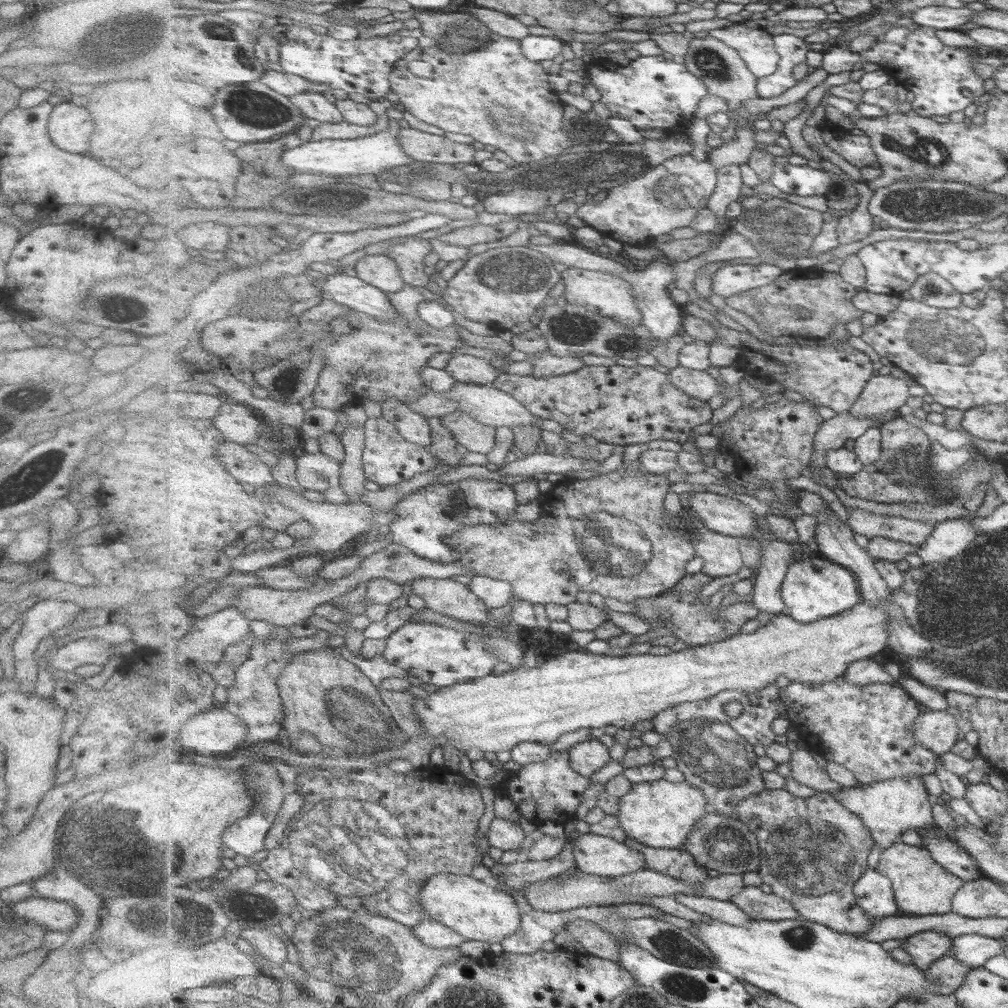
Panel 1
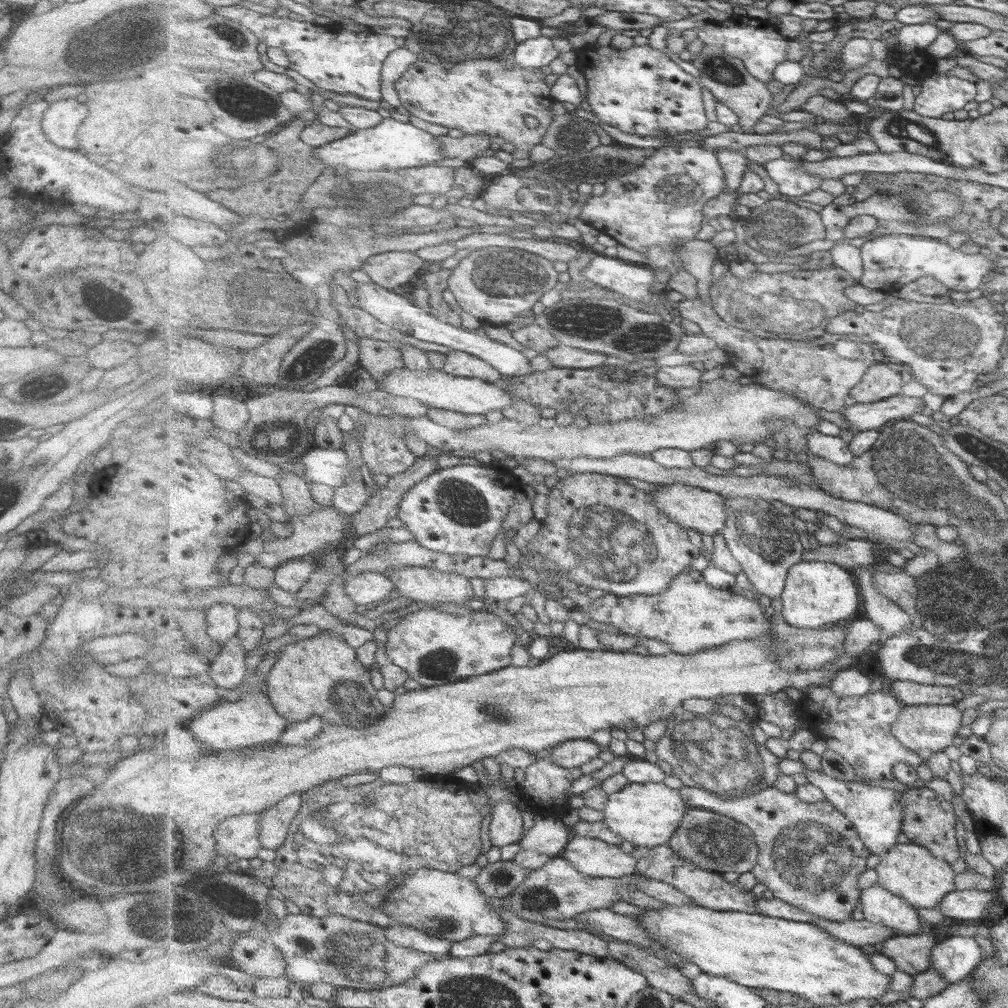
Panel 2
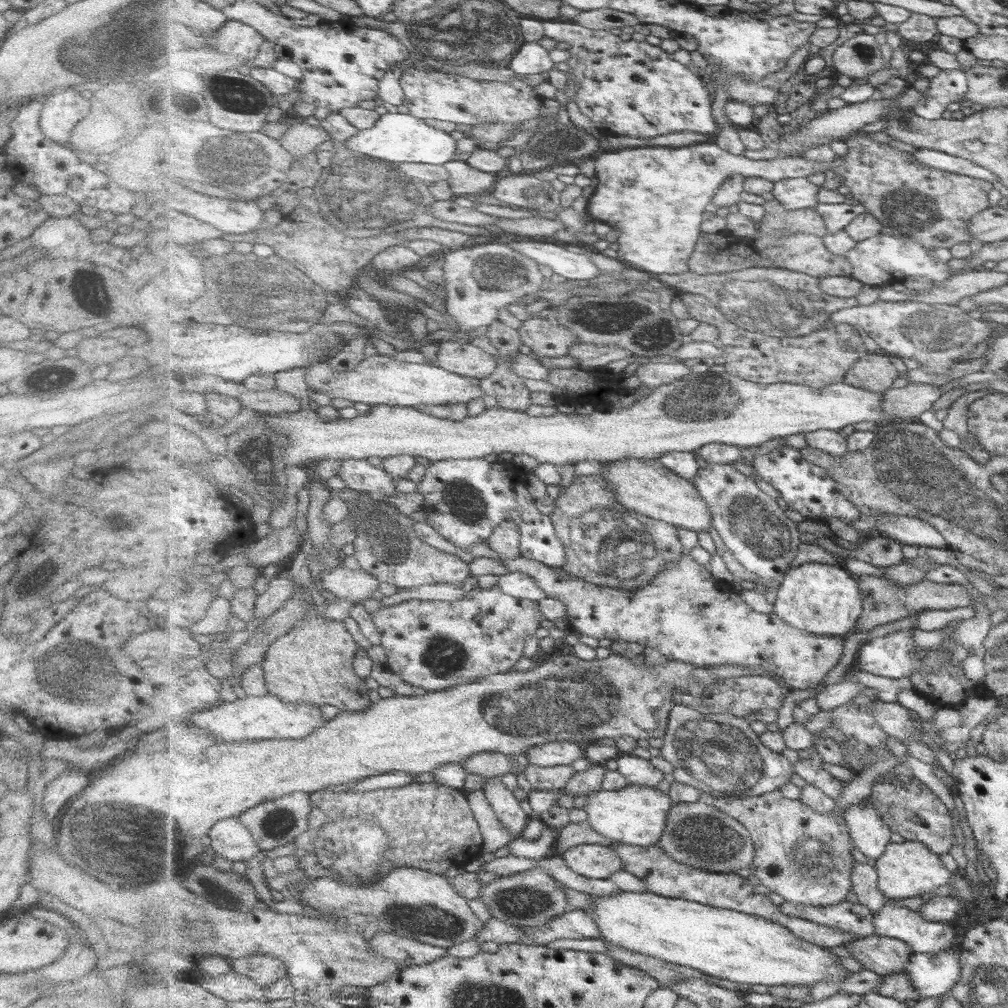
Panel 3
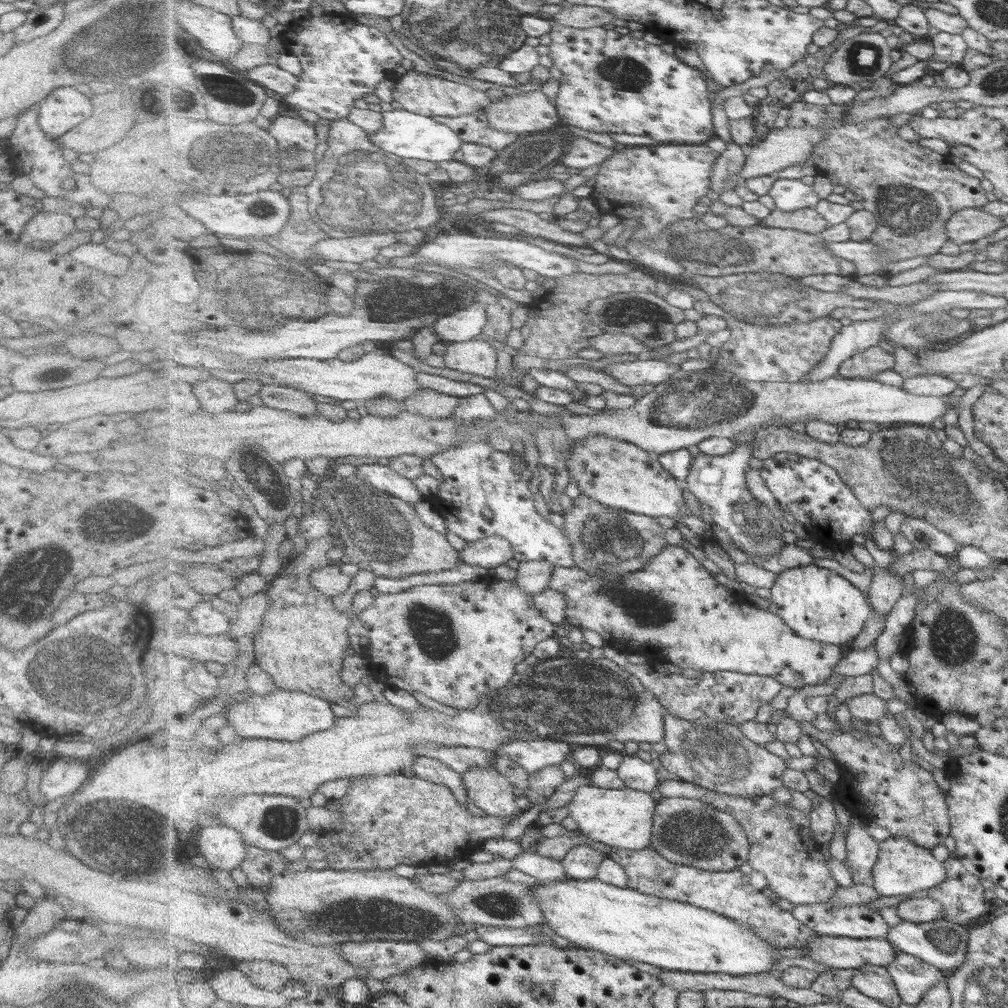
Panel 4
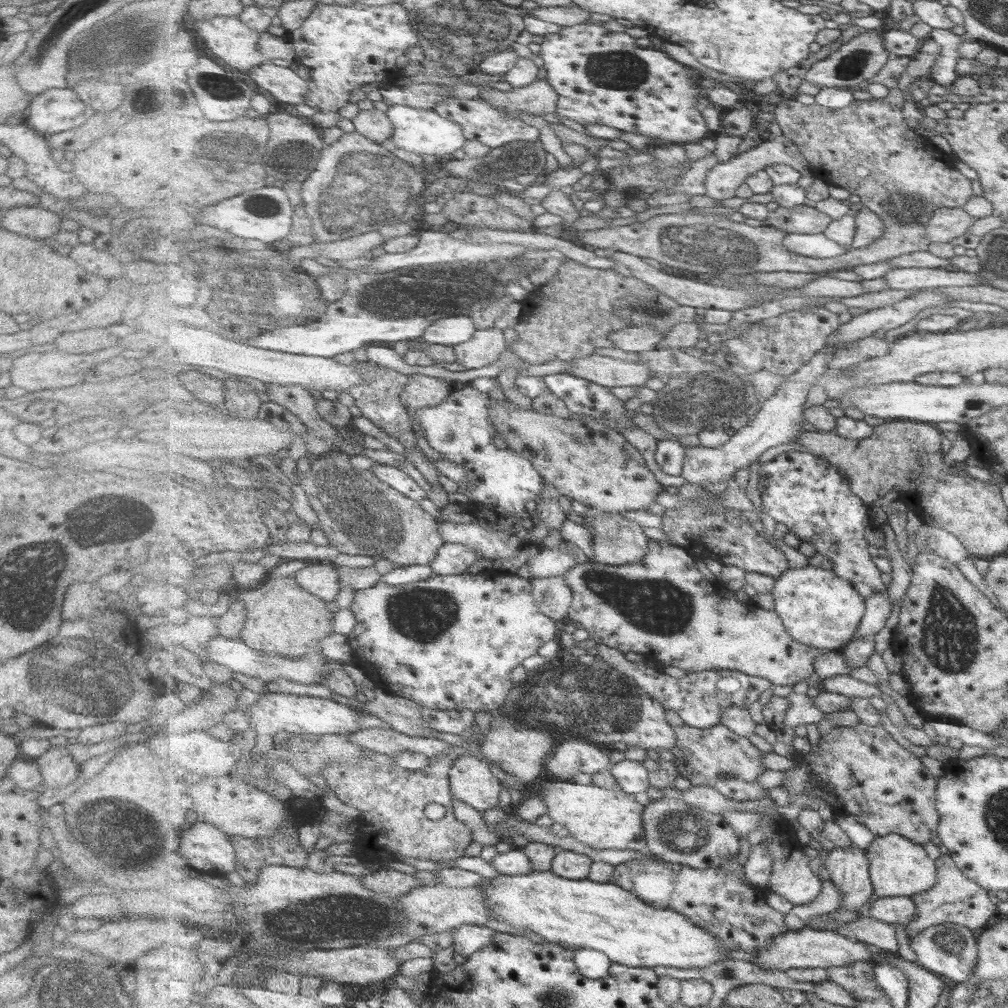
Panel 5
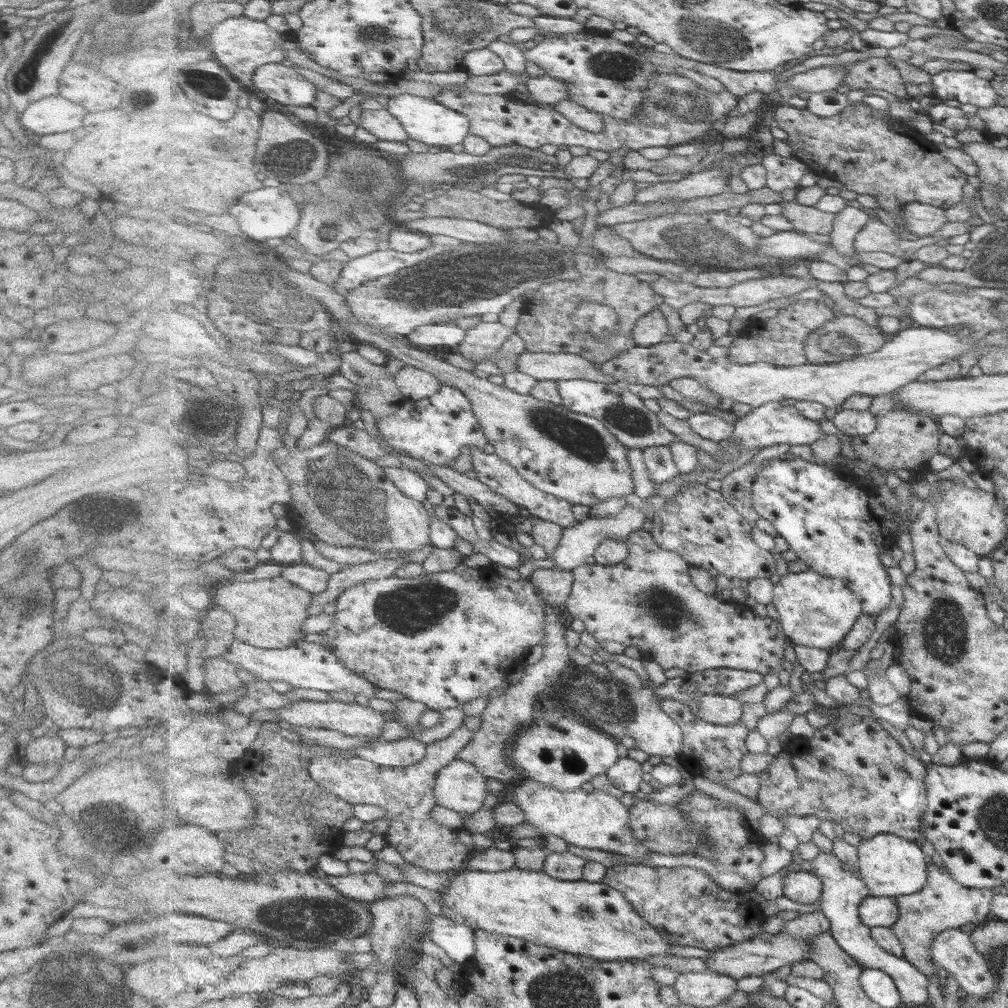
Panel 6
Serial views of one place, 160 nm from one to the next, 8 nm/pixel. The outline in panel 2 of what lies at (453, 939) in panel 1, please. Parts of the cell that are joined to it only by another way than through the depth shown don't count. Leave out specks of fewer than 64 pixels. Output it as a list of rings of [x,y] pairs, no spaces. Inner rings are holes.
[[[394,923],[387,930],[387,938],[396,942],[398,946],[413,948],[426,954],[435,954],[438,959],[449,956],[454,946],[454,942],[450,940],[438,938],[404,924]]]

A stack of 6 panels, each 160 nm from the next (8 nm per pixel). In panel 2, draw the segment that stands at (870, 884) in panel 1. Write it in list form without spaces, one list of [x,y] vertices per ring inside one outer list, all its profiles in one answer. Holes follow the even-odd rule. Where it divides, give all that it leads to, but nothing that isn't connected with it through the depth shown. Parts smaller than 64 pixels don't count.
[[[880,881],[863,891],[861,908],[867,920],[893,928],[900,935],[920,935],[927,928],[917,908],[882,886]]]

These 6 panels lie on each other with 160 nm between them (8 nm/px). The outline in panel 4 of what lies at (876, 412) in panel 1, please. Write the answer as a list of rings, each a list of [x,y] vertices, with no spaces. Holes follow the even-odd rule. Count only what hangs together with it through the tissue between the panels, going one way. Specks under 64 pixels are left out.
[[[876,345],[850,360],[845,360],[840,367],[839,376],[850,379],[866,379],[880,374],[880,372],[886,372],[886,370],[894,370],[895,366],[895,353],[891,354],[888,350]]]

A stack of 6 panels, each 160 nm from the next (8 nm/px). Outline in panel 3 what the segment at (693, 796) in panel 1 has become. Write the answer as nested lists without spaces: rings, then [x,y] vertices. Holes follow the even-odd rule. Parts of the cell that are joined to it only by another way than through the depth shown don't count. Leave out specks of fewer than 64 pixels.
[[[631,784],[622,790],[602,789],[589,794],[586,809],[592,826],[604,836],[616,843],[647,847],[660,842],[667,827],[670,810],[675,804],[670,794],[666,795],[662,790]]]

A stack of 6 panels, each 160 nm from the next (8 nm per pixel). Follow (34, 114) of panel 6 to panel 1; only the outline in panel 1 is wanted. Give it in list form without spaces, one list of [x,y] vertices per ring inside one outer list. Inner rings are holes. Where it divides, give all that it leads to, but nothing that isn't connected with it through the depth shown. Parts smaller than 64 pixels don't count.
[[[64,102],[54,106],[48,122],[50,138],[56,146],[66,152],[88,152],[88,138],[94,132],[92,116],[86,108],[76,106],[72,102]]]

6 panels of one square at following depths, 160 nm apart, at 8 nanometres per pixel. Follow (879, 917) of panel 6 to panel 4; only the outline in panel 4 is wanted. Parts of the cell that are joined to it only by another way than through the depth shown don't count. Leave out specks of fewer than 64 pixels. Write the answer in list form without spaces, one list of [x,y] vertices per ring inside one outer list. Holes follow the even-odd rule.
[[[910,897],[900,903],[898,914],[903,921],[914,924],[934,922],[944,919],[944,904],[932,897]]]

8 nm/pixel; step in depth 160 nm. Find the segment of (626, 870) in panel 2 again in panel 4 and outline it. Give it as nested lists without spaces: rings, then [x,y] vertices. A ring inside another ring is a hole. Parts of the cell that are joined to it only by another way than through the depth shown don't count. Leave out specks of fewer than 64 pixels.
[[[578,844],[563,860],[569,878],[578,880],[596,879],[601,864],[606,860],[605,854],[588,845]]]

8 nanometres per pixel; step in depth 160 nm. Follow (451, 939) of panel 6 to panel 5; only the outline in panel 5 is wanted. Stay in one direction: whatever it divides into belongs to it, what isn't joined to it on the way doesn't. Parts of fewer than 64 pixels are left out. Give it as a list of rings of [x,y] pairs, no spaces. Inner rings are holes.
[[[463,924],[459,927],[453,930],[455,933],[453,946],[458,954],[462,954],[467,959],[490,944],[496,938],[496,934],[500,934],[484,925]]]

